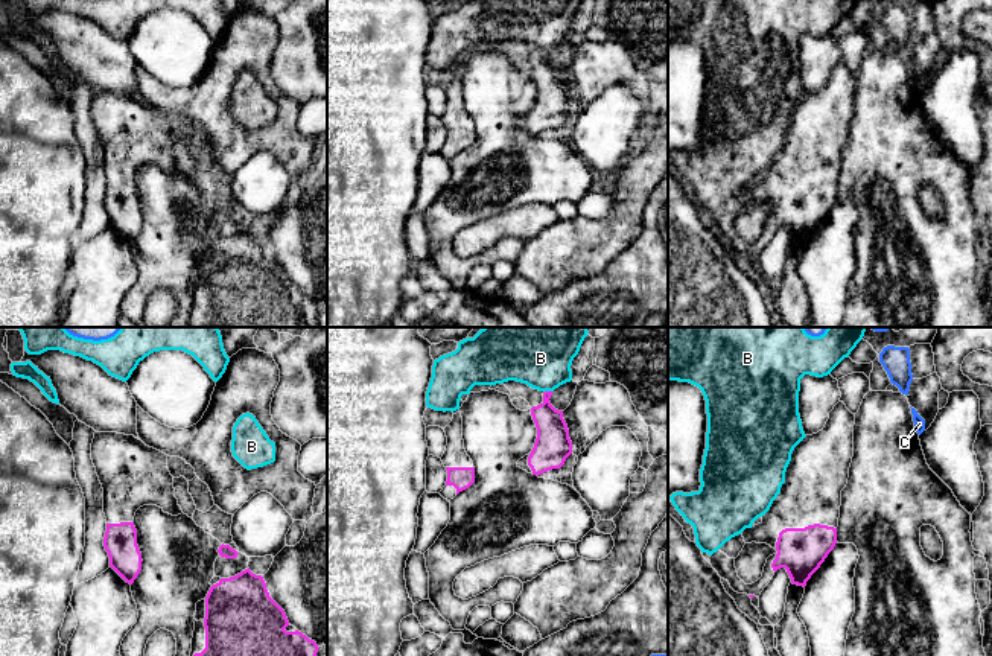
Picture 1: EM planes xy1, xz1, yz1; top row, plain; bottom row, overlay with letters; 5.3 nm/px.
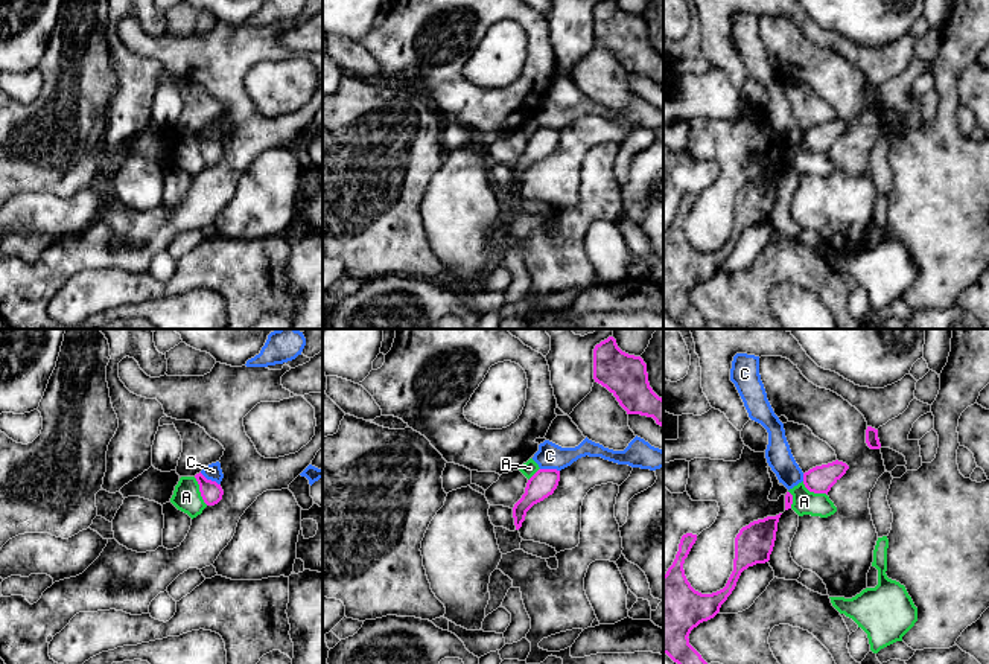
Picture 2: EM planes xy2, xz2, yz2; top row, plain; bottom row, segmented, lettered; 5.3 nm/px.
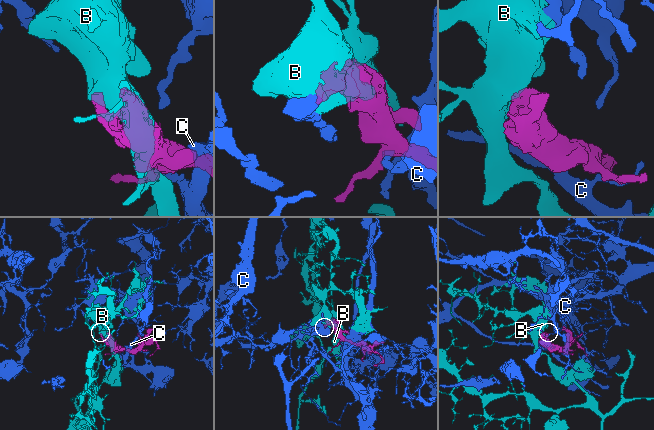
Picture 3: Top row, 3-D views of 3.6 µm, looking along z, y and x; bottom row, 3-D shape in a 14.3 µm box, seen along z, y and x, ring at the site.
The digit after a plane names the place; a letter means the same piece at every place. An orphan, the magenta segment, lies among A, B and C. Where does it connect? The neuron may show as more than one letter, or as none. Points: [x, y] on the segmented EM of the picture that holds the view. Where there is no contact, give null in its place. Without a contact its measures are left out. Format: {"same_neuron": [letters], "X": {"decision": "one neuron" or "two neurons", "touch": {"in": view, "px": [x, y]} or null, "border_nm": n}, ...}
{"same_neuron": [], "A": {"decision": "two neurons", "touch": {"in": "xy2", "px": [200, 491]}, "border_nm": 170}, "B": {"decision": "two neurons", "touch": {"in": "xz1", "px": [548, 391]}, "border_nm": 40}, "C": {"decision": "two neurons", "touch": {"in": "xy2", "px": [210, 480]}, "border_nm": 130}}

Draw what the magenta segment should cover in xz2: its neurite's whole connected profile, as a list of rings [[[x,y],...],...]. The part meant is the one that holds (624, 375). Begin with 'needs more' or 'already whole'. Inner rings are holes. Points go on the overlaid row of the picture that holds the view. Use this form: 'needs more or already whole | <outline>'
already whole | [[[613,337],[593,349],[593,379],[616,397],[627,414],[653,417],[663,426],[663,399],[650,387],[647,364],[641,356],[622,352]]]

